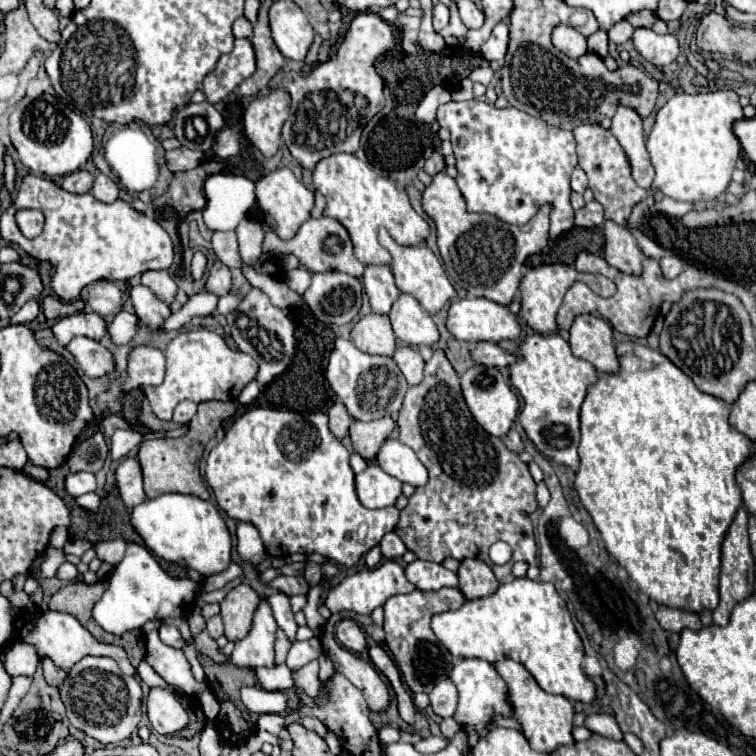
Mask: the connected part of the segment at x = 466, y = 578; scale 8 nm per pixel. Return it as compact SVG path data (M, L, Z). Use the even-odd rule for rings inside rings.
M463 559L457 575L459 591L465 595L465 599L479 599L491 595L499 587L499 581L495 579L491 567L481 559Z

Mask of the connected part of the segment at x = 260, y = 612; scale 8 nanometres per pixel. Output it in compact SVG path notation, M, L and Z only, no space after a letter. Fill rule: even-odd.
M261 597L257 611L253 615L253 627L247 637L237 641L235 651L231 655L237 667L273 667L273 641L275 641L277 623L273 619L271 605L267 597Z

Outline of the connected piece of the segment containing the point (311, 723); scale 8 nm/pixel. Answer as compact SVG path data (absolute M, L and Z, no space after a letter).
M303 717L301 723L303 723L303 727L307 727L309 731L315 731L319 737L325 737L325 735L327 735L327 727L325 727L319 719L315 719L315 717Z

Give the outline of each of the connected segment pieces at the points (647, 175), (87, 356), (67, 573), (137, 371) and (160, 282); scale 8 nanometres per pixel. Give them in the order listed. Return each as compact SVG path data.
M619 107L613 117L611 133L619 141L619 145L623 147L623 151L629 159L631 175L633 175L635 183L643 189L649 189L653 183L655 169L653 169L653 165L649 161L649 153L645 149L641 117L629 107Z
M75 337L67 343L67 351L75 357L77 365L87 377L103 377L109 371L113 371L111 353L93 339Z
M61 563L59 569L57 569L57 573L55 573L55 577L61 579L61 581L75 581L77 575L79 575L77 567L71 565L71 563Z
M137 345L127 355L127 375L121 381L121 393L133 387L163 383L165 355L157 347Z
M145 271L141 275L141 283L147 285L149 289L155 291L155 295L159 299L165 299L165 303L171 305L171 301L177 295L177 285L175 281L169 277L167 271Z

